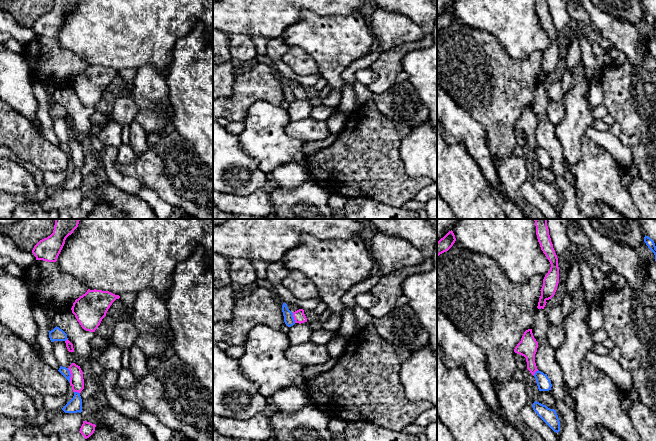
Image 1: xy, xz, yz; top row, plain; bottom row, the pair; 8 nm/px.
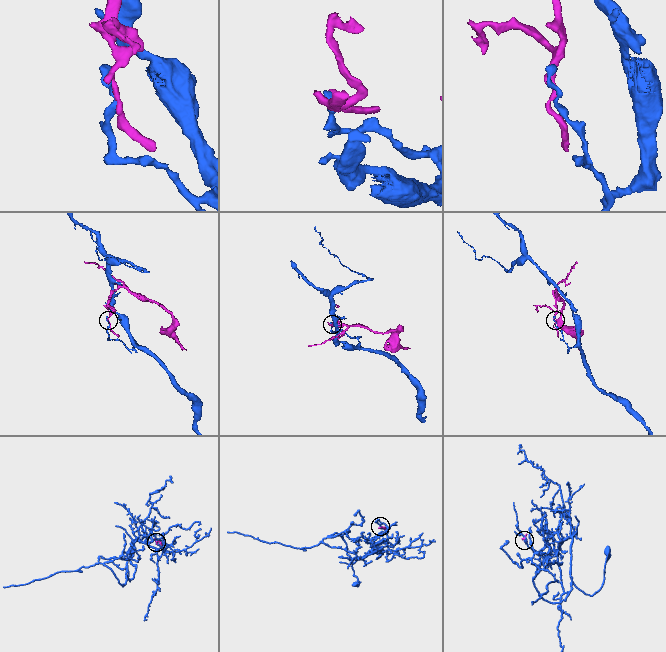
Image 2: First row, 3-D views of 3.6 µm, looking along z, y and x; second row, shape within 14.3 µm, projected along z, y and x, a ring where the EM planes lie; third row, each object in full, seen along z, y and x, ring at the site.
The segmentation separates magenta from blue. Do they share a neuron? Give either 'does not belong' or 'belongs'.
does not belong

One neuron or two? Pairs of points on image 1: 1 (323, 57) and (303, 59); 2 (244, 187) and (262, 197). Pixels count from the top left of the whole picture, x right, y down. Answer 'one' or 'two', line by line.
1: two
2: two

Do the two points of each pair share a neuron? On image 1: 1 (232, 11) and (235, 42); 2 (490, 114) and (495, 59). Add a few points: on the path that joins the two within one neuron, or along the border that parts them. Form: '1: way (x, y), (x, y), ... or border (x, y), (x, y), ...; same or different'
1: border (230, 35), (242, 34), (250, 37); different
2: way (494, 100), (494, 73); same

